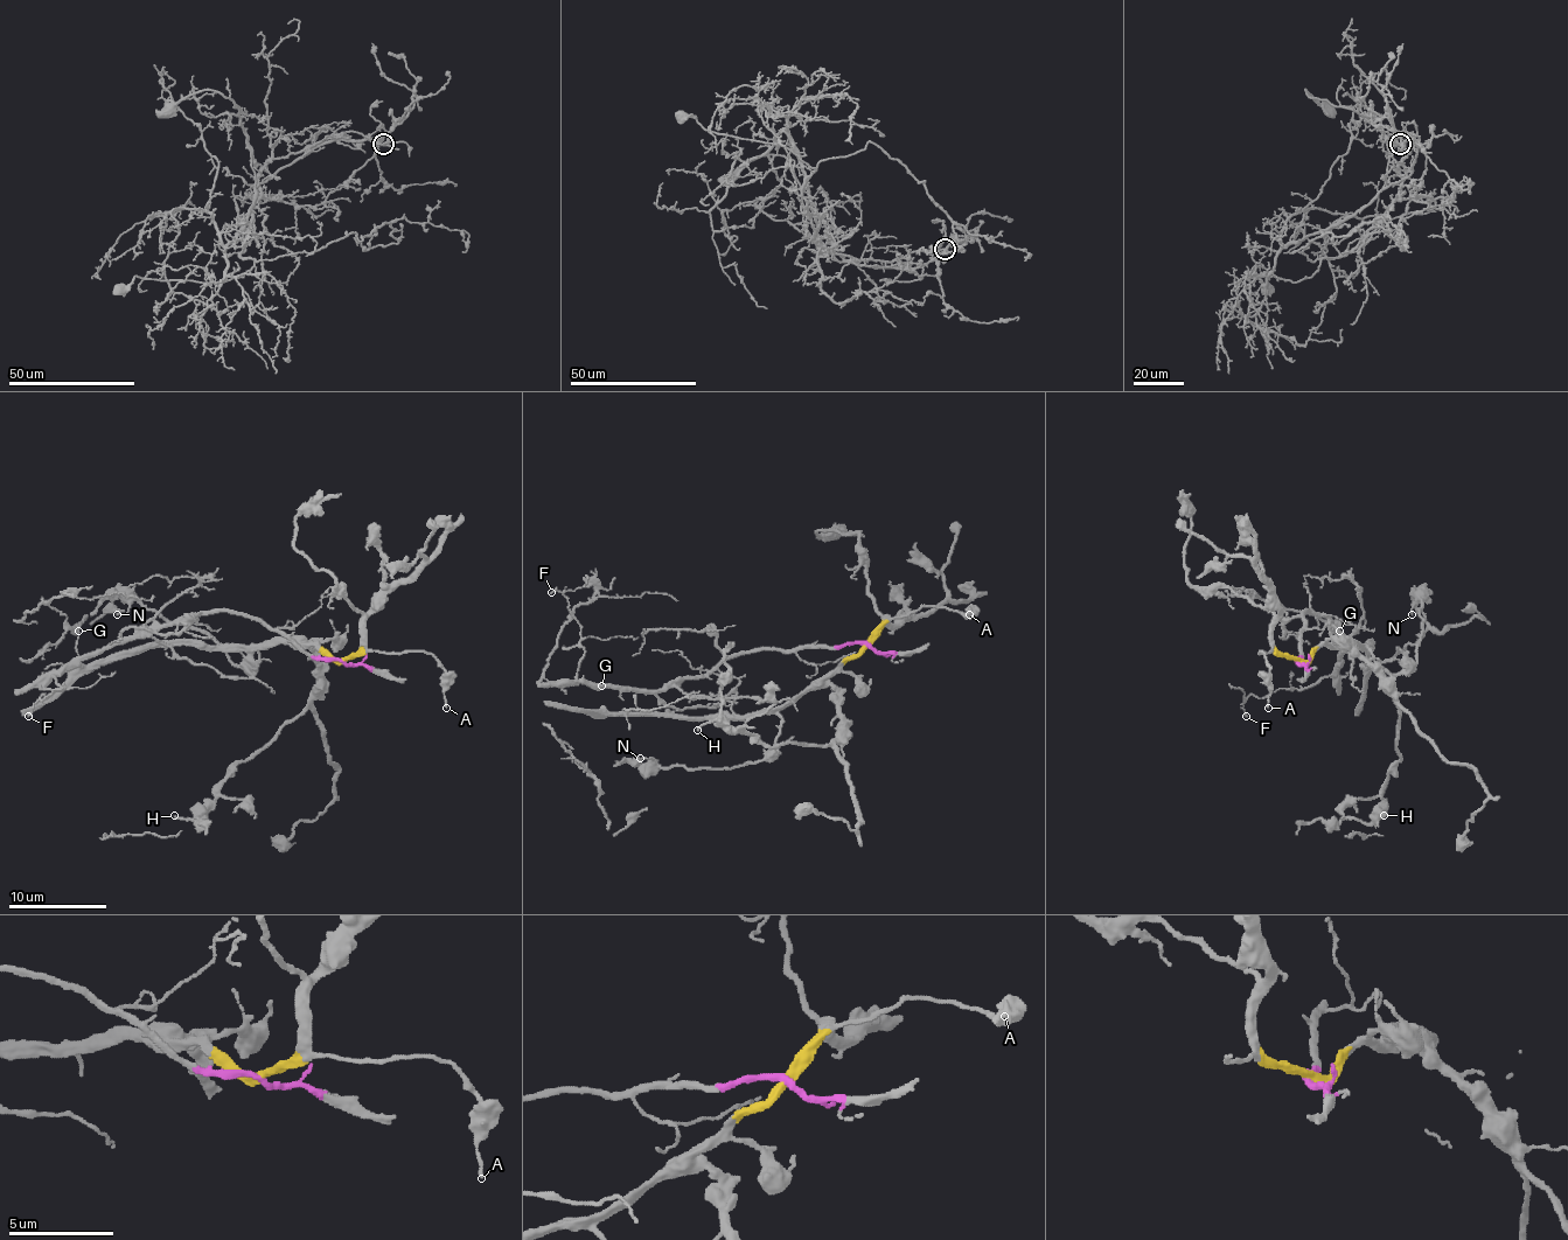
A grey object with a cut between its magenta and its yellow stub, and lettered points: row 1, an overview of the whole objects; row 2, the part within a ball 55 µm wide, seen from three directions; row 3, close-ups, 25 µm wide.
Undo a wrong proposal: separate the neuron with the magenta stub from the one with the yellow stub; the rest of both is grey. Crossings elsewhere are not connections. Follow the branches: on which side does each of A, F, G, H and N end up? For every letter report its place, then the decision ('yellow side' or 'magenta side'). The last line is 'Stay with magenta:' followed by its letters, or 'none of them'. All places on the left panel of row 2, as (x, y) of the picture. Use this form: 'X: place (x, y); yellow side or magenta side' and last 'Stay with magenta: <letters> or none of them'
A: place (446, 708); yellow side
F: place (28, 716); magenta side
G: place (78, 631); magenta side
H: place (174, 815); yellow side
N: place (117, 614); yellow side
Stay with magenta: F, G

